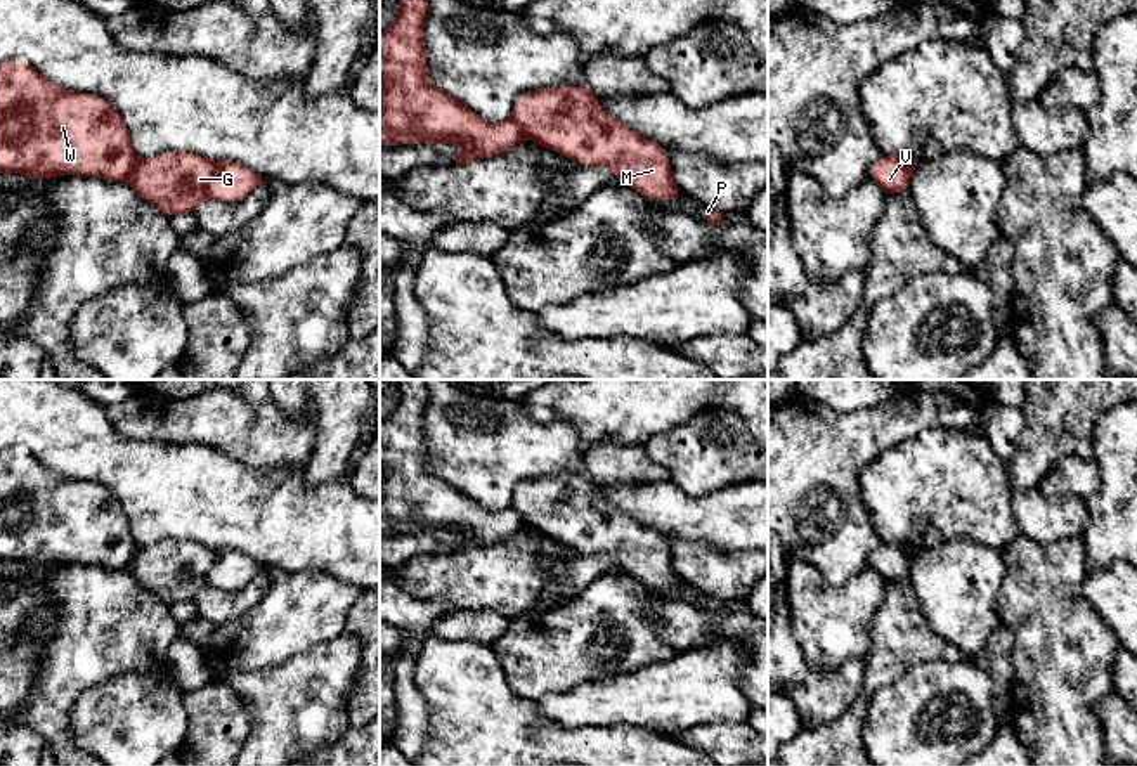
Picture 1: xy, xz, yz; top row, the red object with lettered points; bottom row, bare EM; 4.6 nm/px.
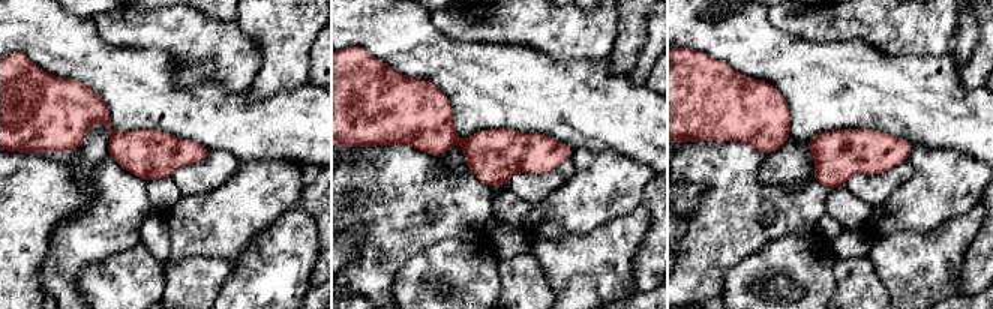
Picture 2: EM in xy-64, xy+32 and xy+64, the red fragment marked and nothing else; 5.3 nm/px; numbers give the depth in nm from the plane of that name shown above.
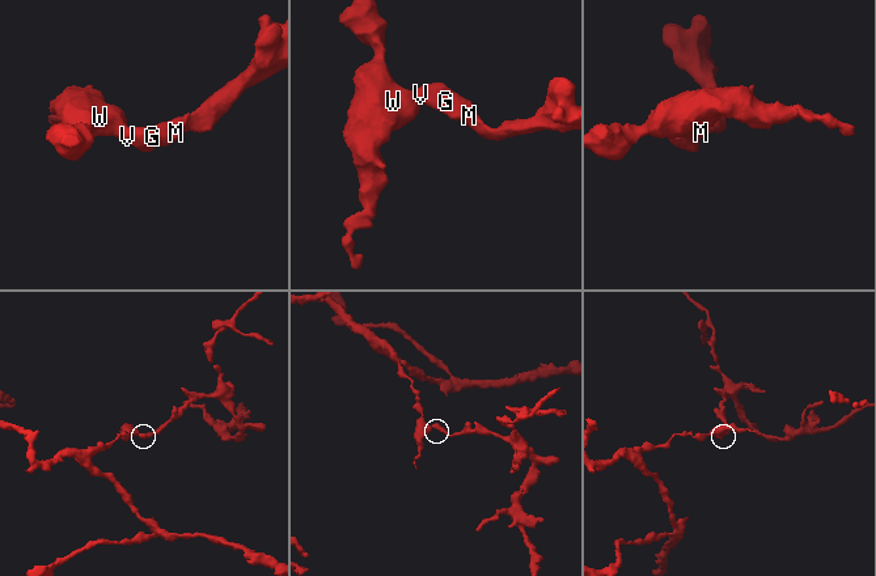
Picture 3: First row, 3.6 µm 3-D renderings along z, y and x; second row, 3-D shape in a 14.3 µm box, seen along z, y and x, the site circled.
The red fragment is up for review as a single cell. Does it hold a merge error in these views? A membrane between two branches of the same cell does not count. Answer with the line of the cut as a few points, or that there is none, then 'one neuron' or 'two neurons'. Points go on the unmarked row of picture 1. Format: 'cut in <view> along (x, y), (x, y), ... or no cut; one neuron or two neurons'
cut in xy along (137, 548), (125, 567); two neurons

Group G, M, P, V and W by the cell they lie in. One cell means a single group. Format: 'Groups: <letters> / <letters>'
Groups: G M P V / W

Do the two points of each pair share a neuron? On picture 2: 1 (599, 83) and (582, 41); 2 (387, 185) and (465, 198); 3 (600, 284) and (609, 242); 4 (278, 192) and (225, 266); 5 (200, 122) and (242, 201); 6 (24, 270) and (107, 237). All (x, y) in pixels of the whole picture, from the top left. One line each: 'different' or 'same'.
1: different
2: same
3: same
4: different
5: different
6: different

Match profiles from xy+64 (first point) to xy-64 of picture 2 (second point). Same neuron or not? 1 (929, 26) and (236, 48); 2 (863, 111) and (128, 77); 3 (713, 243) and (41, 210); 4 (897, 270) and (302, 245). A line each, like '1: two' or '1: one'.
1: one
2: one
3: two
4: one

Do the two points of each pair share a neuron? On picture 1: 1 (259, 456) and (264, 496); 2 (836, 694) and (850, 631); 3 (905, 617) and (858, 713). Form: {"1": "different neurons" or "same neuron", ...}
{"1": "different neurons", "2": "different neurons", "3": "same neuron"}

